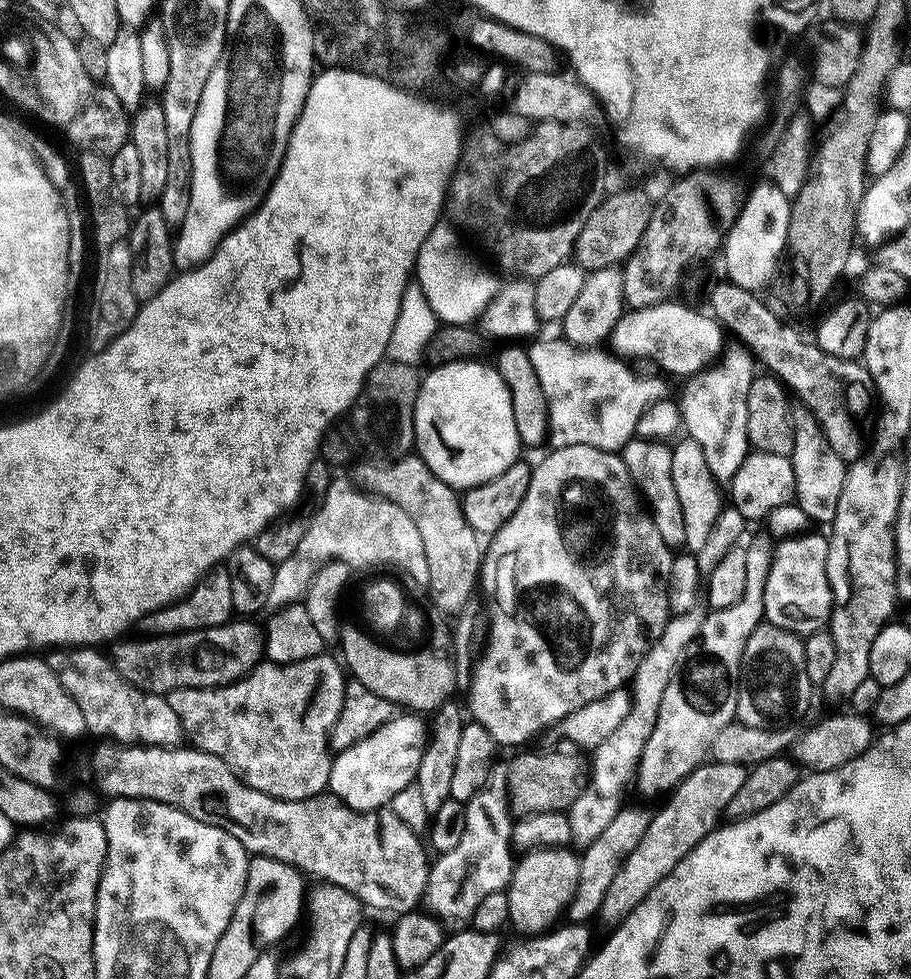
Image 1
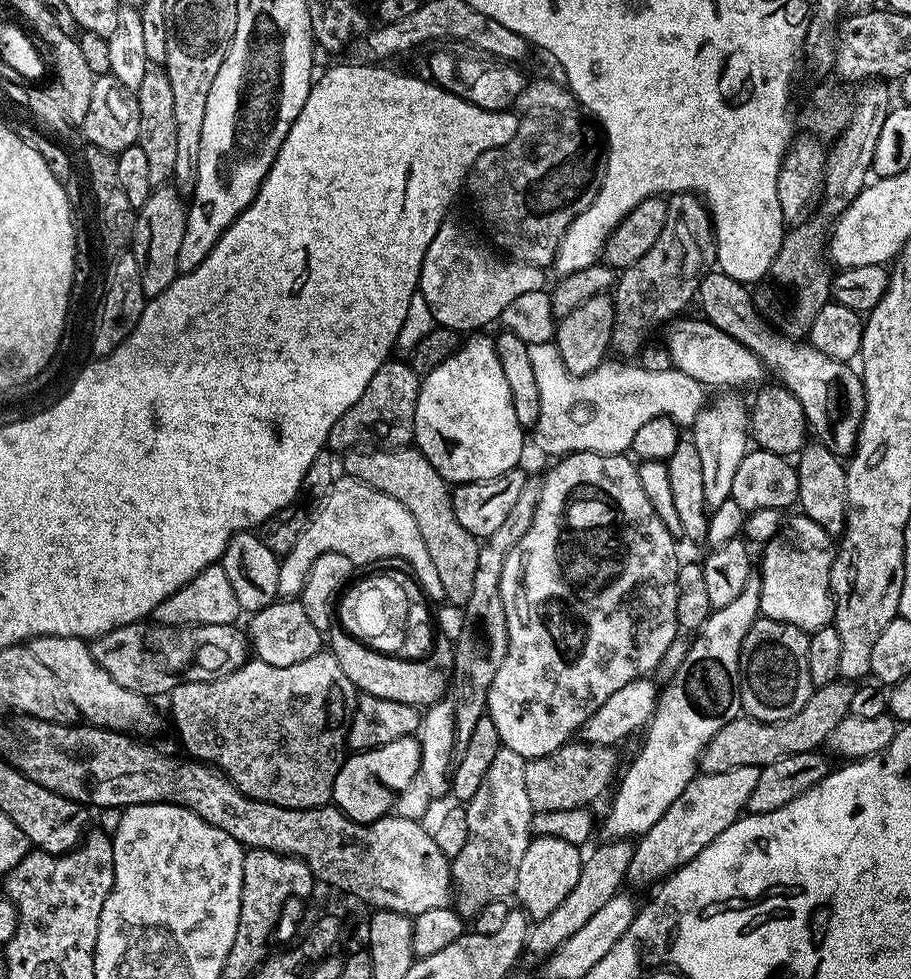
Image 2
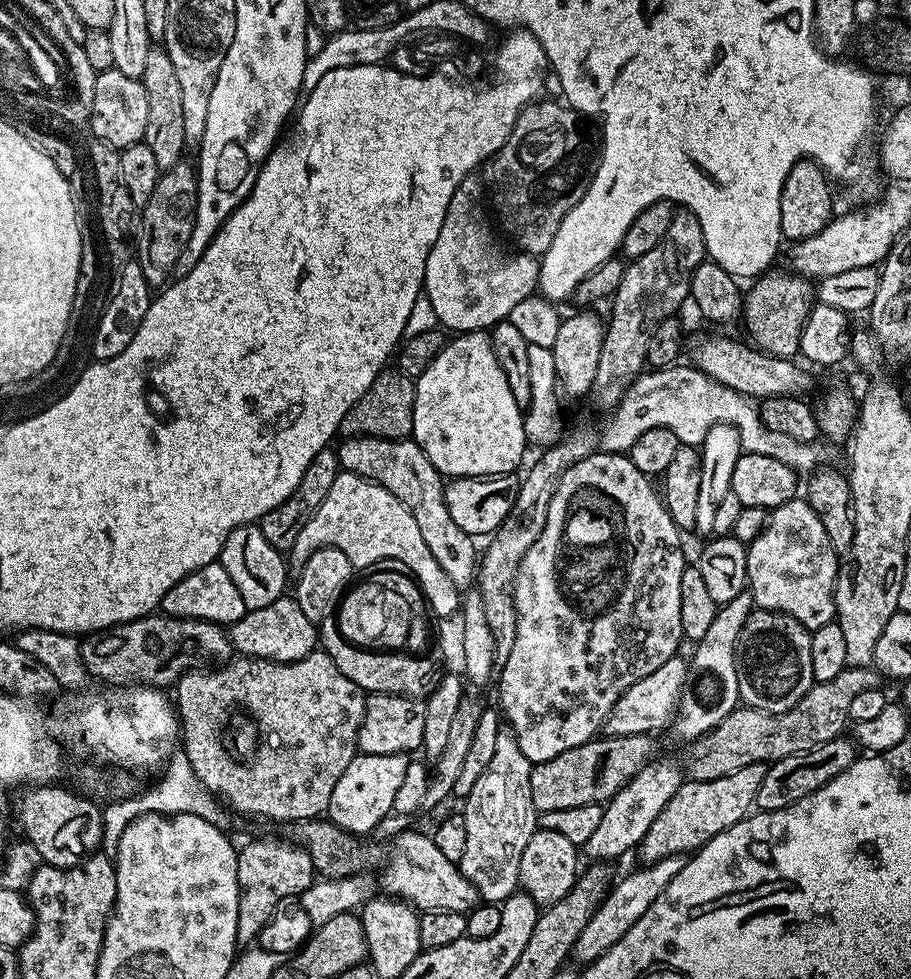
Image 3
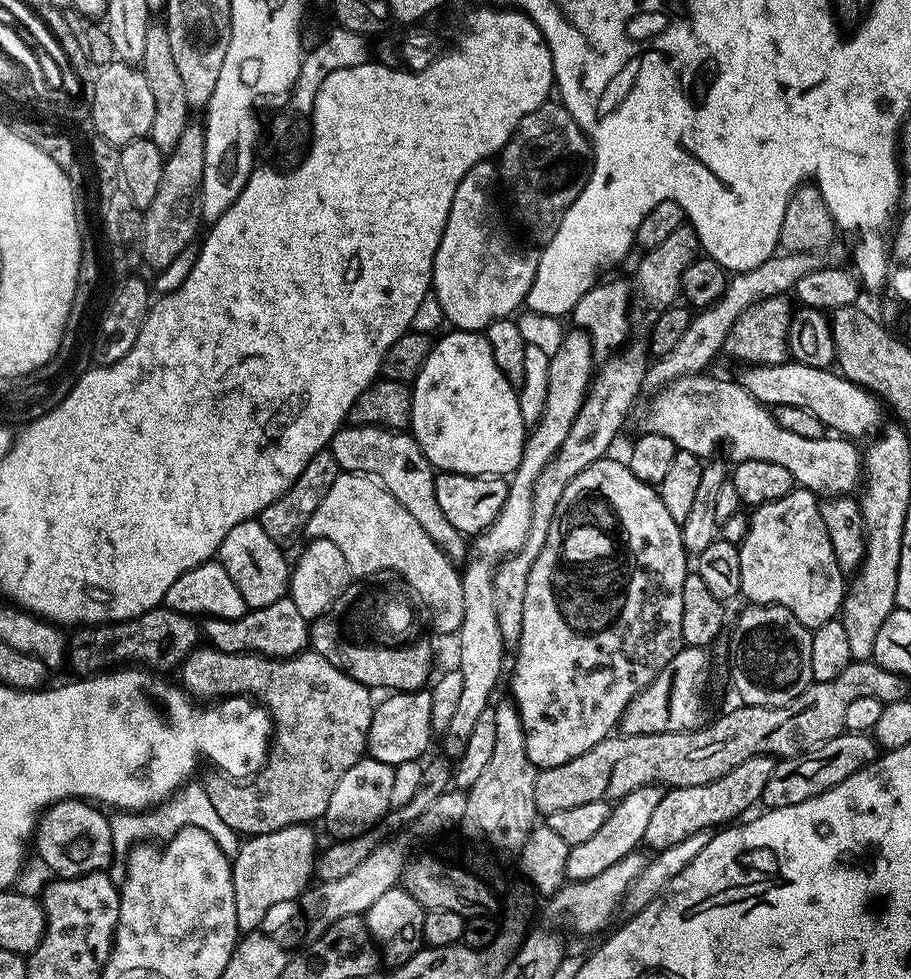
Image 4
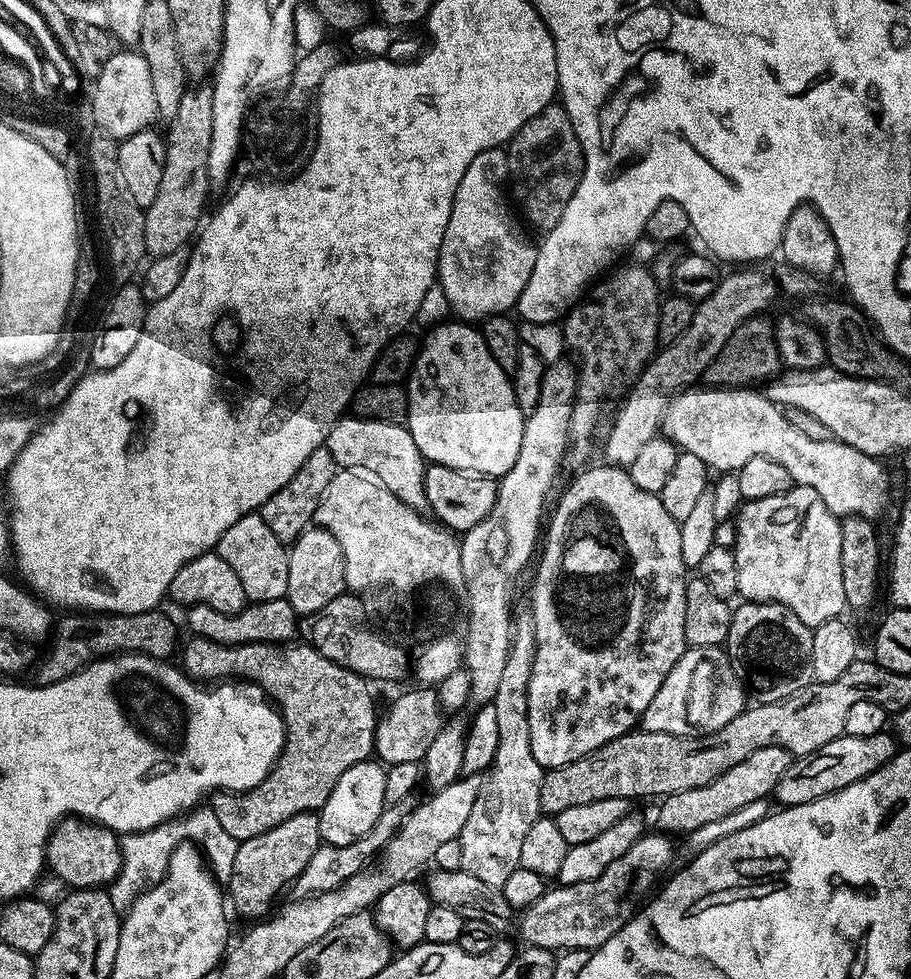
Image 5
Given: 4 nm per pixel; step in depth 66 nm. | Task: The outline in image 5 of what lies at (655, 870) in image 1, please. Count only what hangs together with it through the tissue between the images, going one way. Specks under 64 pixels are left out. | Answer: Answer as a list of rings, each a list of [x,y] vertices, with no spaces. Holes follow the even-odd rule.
[[[766,746],[754,750],[750,758],[738,762],[738,766],[730,766],[726,774],[714,778],[706,786],[694,786],[694,790],[682,790],[659,801],[660,809],[656,812],[655,827],[665,834],[687,834],[698,830],[698,826],[706,826],[706,822],[714,822],[718,818],[726,818],[726,814],[734,814],[742,806],[758,800],[768,800],[775,793],[778,778],[786,774],[786,766],[790,754],[785,748]]]

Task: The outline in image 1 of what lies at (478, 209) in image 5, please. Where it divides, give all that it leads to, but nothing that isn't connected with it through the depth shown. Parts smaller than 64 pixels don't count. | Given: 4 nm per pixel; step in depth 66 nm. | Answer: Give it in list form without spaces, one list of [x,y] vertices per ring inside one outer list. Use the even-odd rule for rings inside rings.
[[[441,222],[430,230],[426,242],[416,259],[415,283],[426,294],[426,302],[434,310],[437,321],[444,324],[471,325],[481,315],[487,313],[489,304],[502,288],[492,272],[487,272],[460,241],[461,233],[451,223]]]

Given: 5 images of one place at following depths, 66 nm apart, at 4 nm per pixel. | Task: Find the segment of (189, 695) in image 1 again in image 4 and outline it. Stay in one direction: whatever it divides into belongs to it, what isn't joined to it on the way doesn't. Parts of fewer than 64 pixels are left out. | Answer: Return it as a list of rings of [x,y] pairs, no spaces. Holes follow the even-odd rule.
[[[197,646],[179,665],[179,672],[179,683],[193,697],[228,698],[233,694],[247,694],[267,708],[272,718],[272,742],[268,746],[268,758],[255,776],[241,782],[219,770],[208,770],[202,777],[206,795],[222,822],[226,822],[226,826],[230,826],[237,834],[249,837],[270,834],[270,830],[282,830],[291,824],[319,821],[326,806],[330,806],[330,794],[334,794],[338,778],[342,778],[342,774],[346,774],[346,770],[350,770],[350,766],[354,766],[365,755],[374,707],[373,693],[368,685],[359,684],[338,670],[338,666],[326,662],[326,658],[311,650],[297,652],[291,658],[269,658],[255,652],[223,652],[211,646]]]

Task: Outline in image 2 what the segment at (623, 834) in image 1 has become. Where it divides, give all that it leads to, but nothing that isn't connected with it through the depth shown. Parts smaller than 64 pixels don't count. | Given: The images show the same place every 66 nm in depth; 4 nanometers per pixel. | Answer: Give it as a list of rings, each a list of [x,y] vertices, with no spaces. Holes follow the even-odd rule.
[[[612,840],[604,843],[608,844],[600,844],[592,853],[584,856],[584,865],[578,874],[578,882],[574,890],[566,894],[562,906],[558,906],[554,914],[546,914],[546,918],[535,921],[529,927],[526,945],[529,953],[532,951],[534,955],[540,956],[539,958],[549,956],[566,938],[572,938],[577,930],[582,930],[582,926],[586,926],[586,922],[590,922],[590,918],[594,918],[594,914],[598,914],[598,910],[602,910],[602,906],[606,906],[606,902],[610,902],[610,898],[614,898],[617,892],[625,887],[633,841]]]

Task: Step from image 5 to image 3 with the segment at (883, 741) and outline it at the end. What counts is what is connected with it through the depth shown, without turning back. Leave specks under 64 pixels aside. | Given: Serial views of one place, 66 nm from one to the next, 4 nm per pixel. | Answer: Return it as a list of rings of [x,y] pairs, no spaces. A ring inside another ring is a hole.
[[[837,738],[822,746],[814,746],[814,750],[809,752],[771,761],[766,770],[766,778],[762,778],[762,786],[758,786],[755,807],[761,812],[782,810],[806,798],[806,794],[814,794],[814,790],[826,786],[826,782],[838,778],[842,770],[849,768],[858,759],[857,745],[851,739],[844,739]]]

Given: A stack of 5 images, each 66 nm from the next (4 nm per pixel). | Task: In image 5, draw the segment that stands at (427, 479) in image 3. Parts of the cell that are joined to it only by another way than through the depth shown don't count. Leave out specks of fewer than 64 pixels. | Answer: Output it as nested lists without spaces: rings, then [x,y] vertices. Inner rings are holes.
[[[345,414],[330,430],[326,447],[340,468],[363,470],[380,481],[390,494],[417,510],[428,508],[424,470],[426,461],[403,423],[395,420],[366,420],[363,416]]]

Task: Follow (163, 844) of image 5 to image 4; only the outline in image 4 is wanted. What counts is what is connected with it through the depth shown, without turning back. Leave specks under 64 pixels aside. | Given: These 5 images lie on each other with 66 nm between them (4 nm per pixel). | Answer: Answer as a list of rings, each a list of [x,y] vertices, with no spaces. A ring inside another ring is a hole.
[[[189,782],[184,785],[180,791],[169,796],[163,804],[148,810],[124,810],[119,813],[120,817],[115,817],[112,820],[112,839],[113,841],[120,842],[125,840],[125,845],[131,846],[137,842],[147,841],[149,838],[156,838],[152,836],[160,836],[159,838],[167,838],[172,836],[178,831],[179,828],[184,828],[187,824],[197,824],[202,830],[206,830],[208,833],[215,838],[218,842],[218,846],[226,855],[231,858],[236,855],[236,851],[239,850],[242,840],[241,837],[232,829],[230,826],[226,826],[226,822],[222,822],[222,818],[215,812],[214,805],[210,802],[210,798],[206,795],[203,783],[200,782]]]

